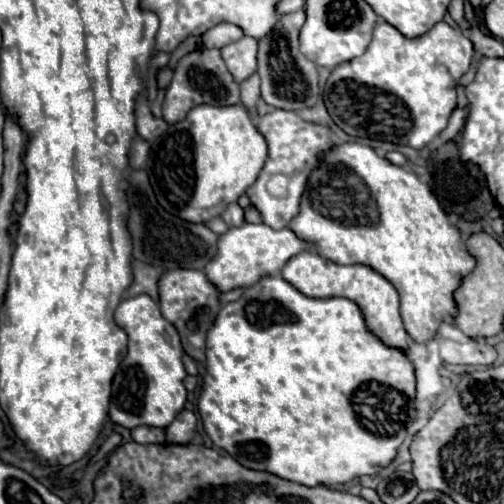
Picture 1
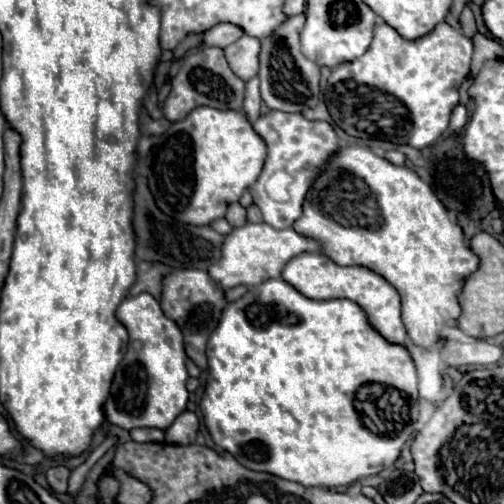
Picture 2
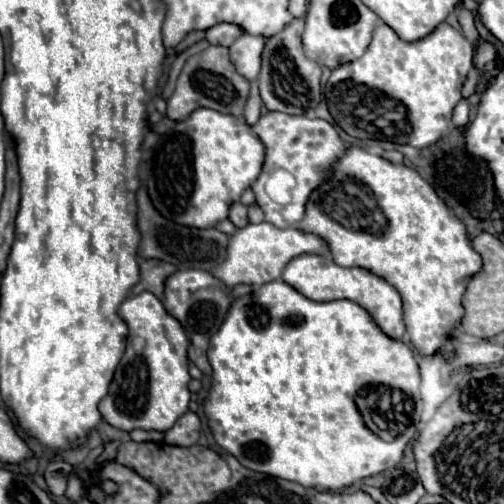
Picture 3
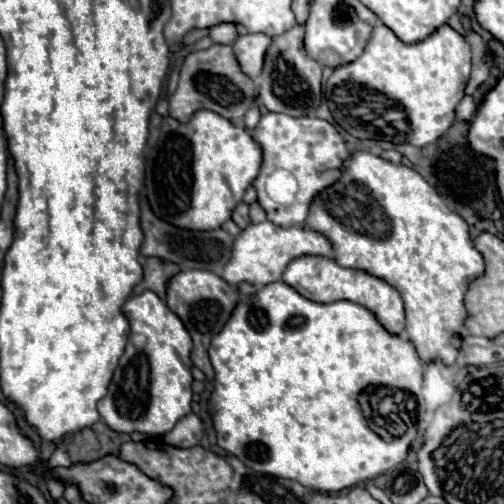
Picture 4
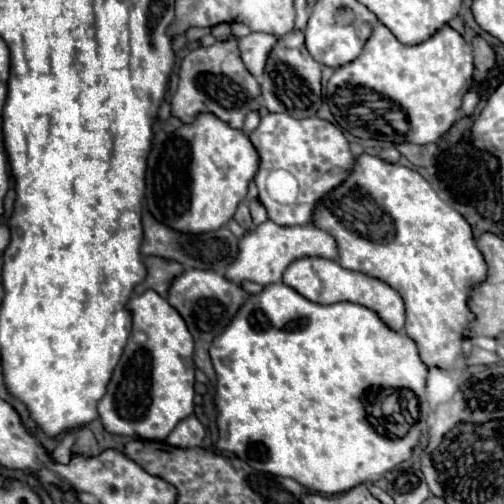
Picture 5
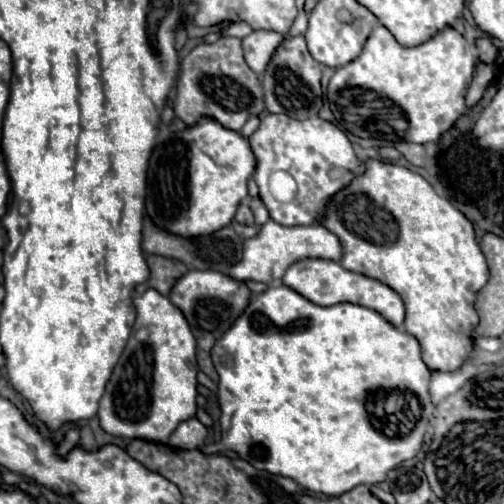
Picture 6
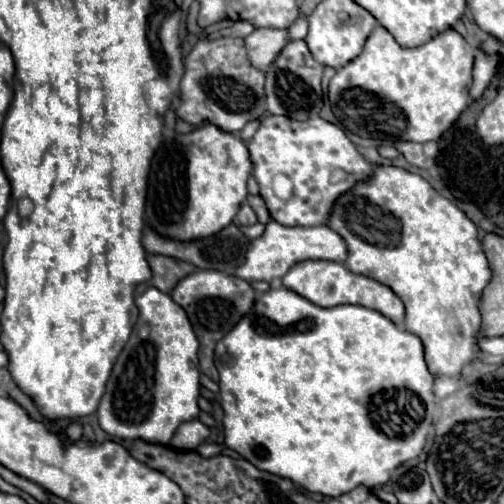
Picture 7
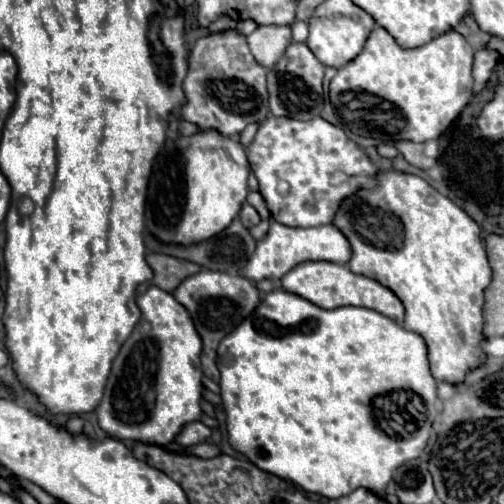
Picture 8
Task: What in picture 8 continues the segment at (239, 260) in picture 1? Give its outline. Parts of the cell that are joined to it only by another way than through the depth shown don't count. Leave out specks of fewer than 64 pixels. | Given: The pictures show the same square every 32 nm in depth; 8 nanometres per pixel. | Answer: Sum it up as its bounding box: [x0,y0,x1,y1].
[240,222,350,282]

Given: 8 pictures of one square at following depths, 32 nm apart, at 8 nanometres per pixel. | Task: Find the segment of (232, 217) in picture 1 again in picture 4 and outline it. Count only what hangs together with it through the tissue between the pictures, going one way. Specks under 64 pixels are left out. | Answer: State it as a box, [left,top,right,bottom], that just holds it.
[232,202,250,228]

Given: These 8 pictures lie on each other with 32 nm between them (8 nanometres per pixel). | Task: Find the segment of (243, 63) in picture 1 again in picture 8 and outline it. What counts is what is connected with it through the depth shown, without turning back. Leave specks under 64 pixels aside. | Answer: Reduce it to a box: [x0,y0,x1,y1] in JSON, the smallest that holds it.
[248,26,292,68]

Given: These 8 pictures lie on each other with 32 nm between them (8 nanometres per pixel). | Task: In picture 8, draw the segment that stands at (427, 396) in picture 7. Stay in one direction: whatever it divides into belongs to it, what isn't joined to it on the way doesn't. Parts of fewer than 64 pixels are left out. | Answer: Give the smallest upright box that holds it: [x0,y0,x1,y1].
[218,288,436,498]

